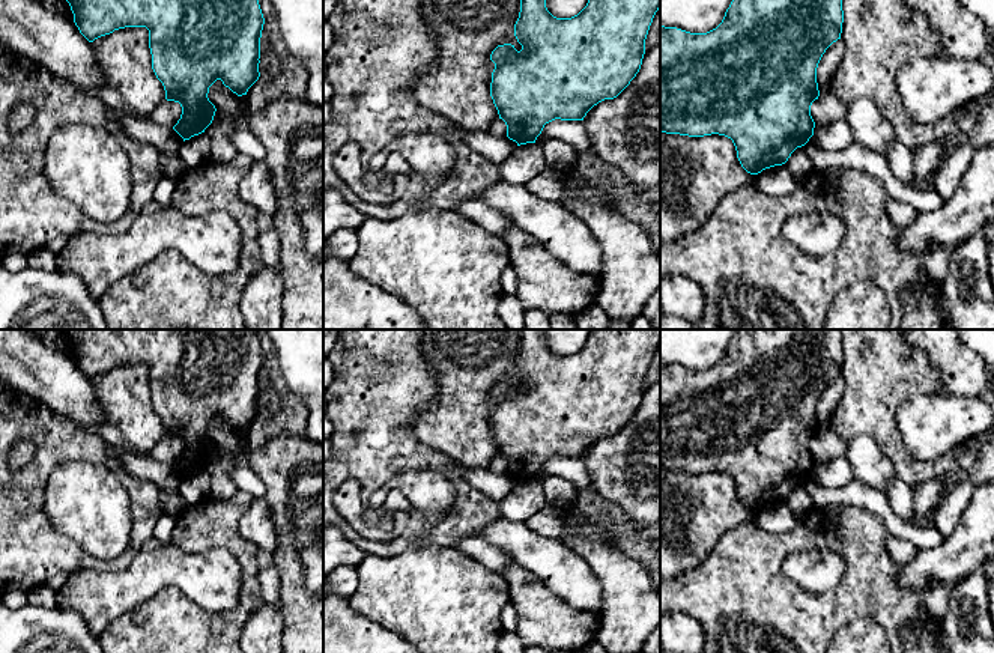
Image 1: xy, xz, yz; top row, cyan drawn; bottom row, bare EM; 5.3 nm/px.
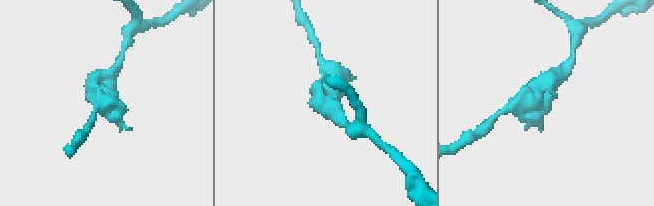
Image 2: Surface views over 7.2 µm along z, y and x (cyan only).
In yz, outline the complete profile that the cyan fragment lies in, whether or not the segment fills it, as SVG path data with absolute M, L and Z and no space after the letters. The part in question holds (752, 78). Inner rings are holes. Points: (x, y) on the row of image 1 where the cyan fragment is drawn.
M732 0L722 23L707 33L660 26L660 132L725 135L750 175L785 164L814 135L811 105L820 96L817 68L826 50L841 39L842 23L842 0Z

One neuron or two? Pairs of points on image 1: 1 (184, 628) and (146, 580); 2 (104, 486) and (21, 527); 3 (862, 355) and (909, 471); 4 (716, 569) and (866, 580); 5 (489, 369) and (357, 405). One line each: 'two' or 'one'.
1: two
2: two
3: one
4: one
5: two

